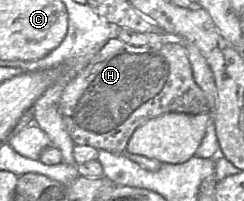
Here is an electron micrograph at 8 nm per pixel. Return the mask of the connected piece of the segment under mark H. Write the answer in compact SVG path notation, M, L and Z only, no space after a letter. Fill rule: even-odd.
M117 37L111 38L68 83L60 107L75 144L115 154L125 152L134 131L152 118L169 112L209 113L182 41L153 48L130 45Z

